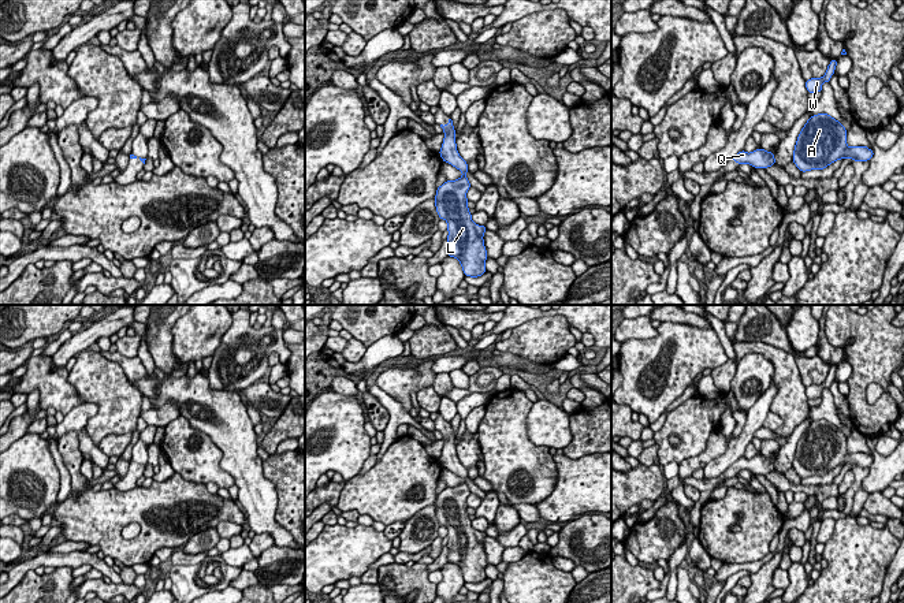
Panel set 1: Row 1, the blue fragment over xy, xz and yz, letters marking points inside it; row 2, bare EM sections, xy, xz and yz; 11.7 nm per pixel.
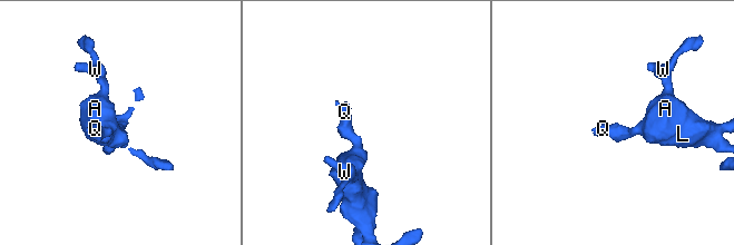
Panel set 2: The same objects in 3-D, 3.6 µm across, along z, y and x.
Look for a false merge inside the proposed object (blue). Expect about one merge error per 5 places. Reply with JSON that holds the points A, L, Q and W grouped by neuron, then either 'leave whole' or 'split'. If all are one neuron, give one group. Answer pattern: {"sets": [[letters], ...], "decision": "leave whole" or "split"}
{"sets": [["A", "L", "Q", "W"]], "decision": "leave whole"}

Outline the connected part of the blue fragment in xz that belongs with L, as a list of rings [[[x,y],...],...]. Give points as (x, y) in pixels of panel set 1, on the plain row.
[[[449,425],[446,432],[440,431],[444,439],[443,450],[439,457],[444,469],[451,470],[462,479],[455,487],[446,487],[436,495],[435,513],[439,525],[447,528],[447,562],[461,569],[465,582],[477,584],[487,578],[487,557],[483,541],[486,532],[479,532],[472,526],[466,511],[466,499],[470,490],[466,484],[468,469],[460,462],[455,450],[455,435]]]

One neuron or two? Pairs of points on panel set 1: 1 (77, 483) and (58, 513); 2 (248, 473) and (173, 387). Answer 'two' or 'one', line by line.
1: two
2: one

